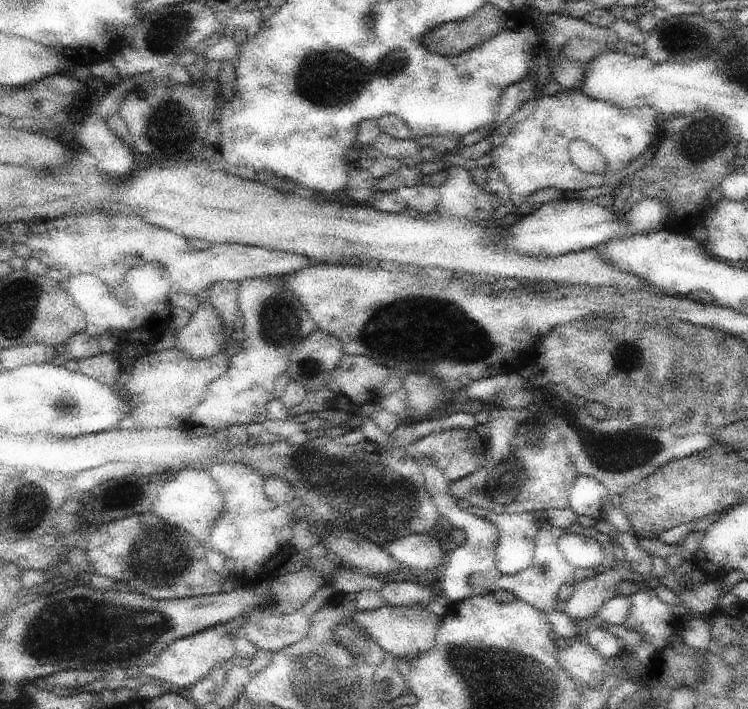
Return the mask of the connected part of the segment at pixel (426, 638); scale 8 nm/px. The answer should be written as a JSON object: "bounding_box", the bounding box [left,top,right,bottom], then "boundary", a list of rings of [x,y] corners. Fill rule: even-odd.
{"bounding_box":[351,605,441,662],"boundary":[[[384,605],[373,611],[354,612],[351,616],[357,625],[360,625],[369,636],[385,650],[386,655],[396,661],[404,658],[410,662],[431,651],[437,643],[437,634],[441,625],[441,617],[430,609],[422,607],[399,607]]]}

